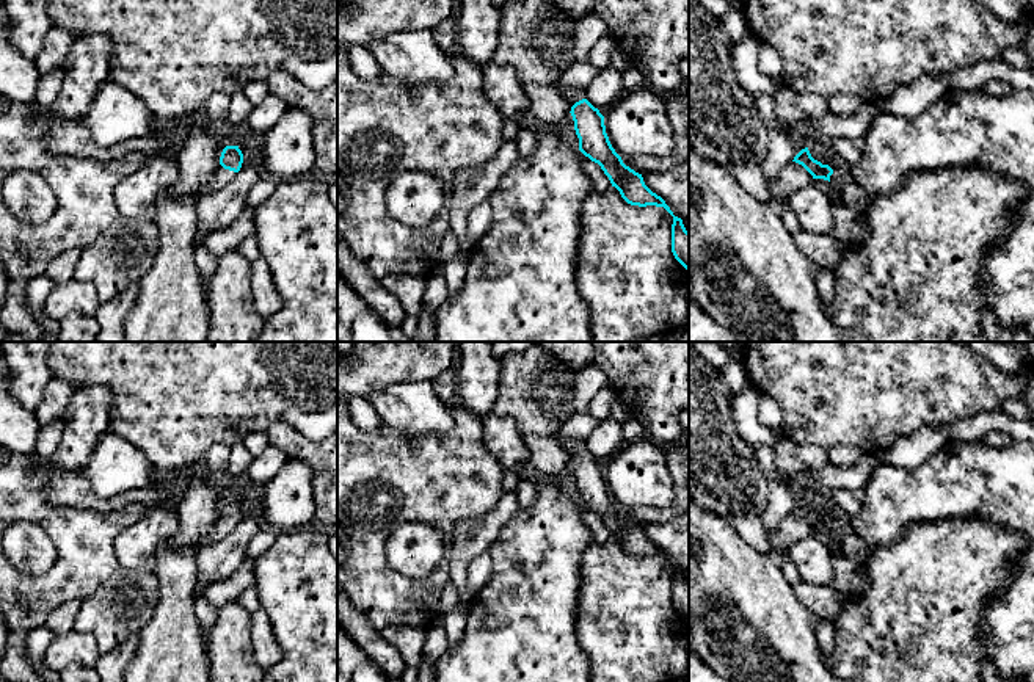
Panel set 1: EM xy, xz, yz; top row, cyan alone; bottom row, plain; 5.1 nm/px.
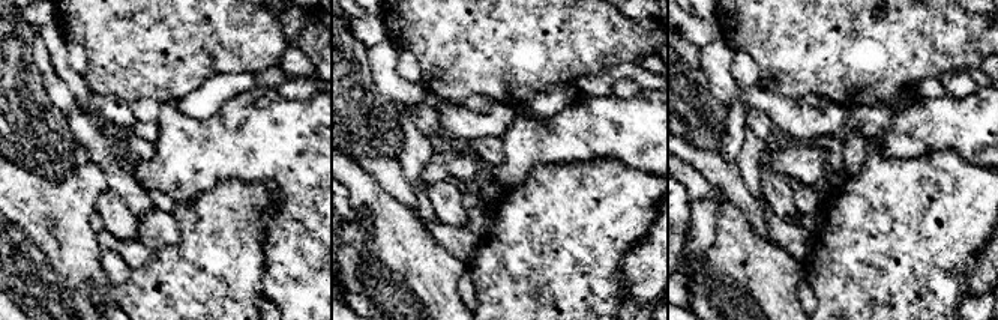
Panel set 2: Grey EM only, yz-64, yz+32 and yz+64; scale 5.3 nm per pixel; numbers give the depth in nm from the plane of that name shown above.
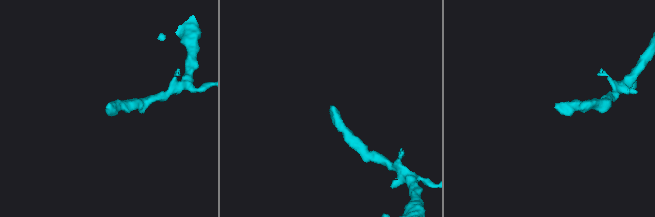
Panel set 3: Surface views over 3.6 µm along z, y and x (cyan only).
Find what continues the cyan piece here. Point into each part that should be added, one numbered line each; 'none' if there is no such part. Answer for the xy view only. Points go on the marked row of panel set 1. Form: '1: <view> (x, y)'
1: xy (222, 177)

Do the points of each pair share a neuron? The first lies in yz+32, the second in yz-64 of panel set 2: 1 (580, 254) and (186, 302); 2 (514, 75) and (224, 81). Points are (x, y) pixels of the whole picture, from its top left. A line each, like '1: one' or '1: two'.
1: one
2: two

